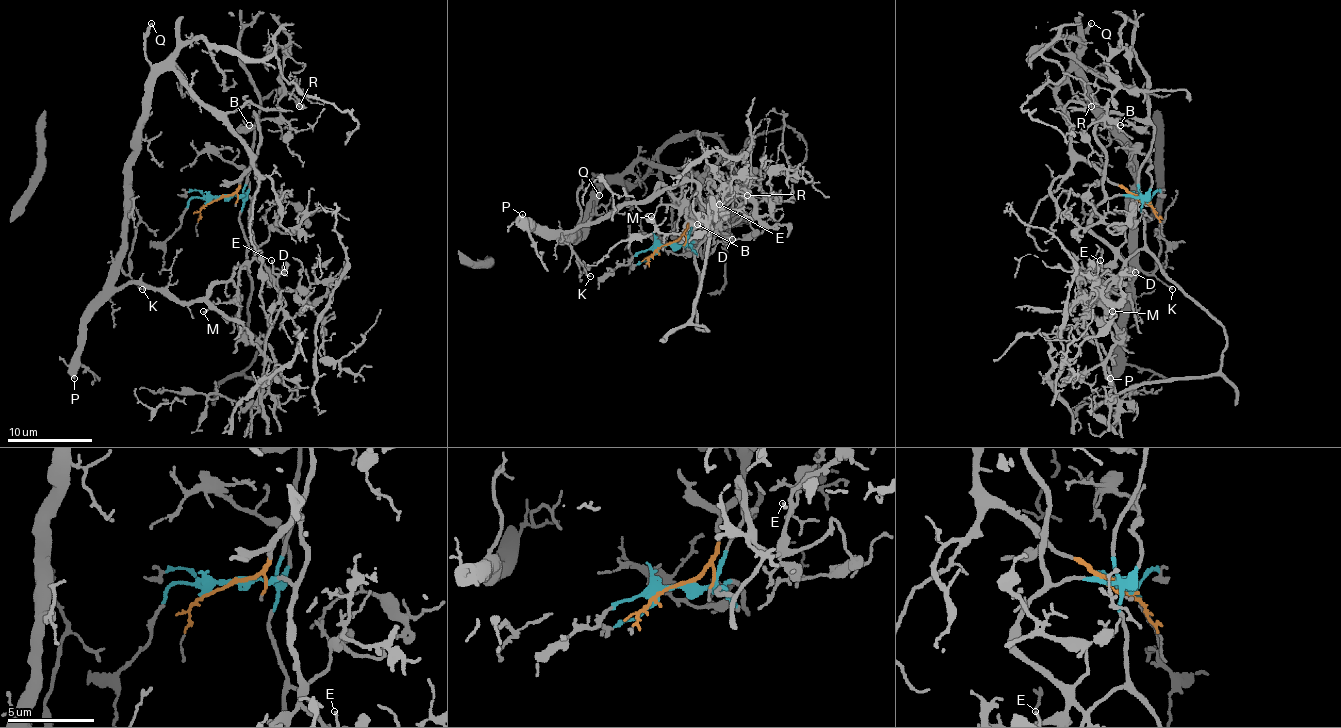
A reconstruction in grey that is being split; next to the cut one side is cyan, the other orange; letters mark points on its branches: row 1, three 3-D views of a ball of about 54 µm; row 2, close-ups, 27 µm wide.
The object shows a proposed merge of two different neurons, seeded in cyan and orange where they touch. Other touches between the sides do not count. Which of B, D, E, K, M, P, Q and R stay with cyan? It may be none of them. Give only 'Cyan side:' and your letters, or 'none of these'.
Cyan side: B, D, E, M, R

